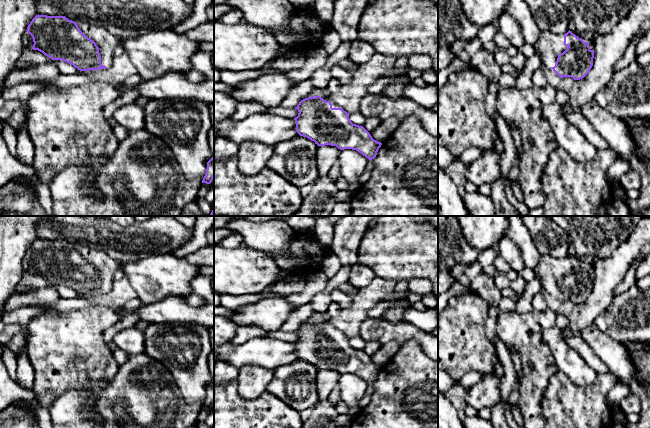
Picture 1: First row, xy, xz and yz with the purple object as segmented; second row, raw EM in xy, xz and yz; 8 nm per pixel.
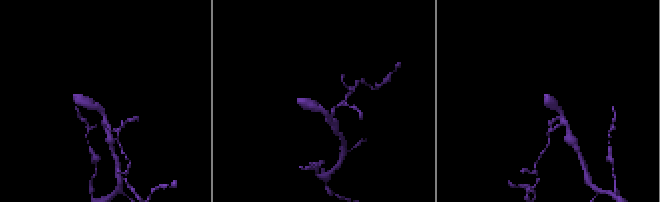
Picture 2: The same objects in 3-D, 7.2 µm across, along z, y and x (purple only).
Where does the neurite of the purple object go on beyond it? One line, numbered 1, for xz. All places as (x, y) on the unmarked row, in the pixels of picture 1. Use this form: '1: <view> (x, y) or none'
1: xz (325, 322)

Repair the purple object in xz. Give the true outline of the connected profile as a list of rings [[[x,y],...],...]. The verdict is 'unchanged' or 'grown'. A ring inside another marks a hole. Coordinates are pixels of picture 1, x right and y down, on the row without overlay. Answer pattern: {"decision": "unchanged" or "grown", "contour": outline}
{"decision": "grown", "contour": [[[311,320],[301,324],[295,332],[299,336],[294,344],[300,360],[307,361],[318,370],[331,369],[340,374],[356,374],[369,384],[376,381],[382,367],[374,364],[363,350],[353,348],[349,343],[350,338],[331,326],[330,321]]]}

